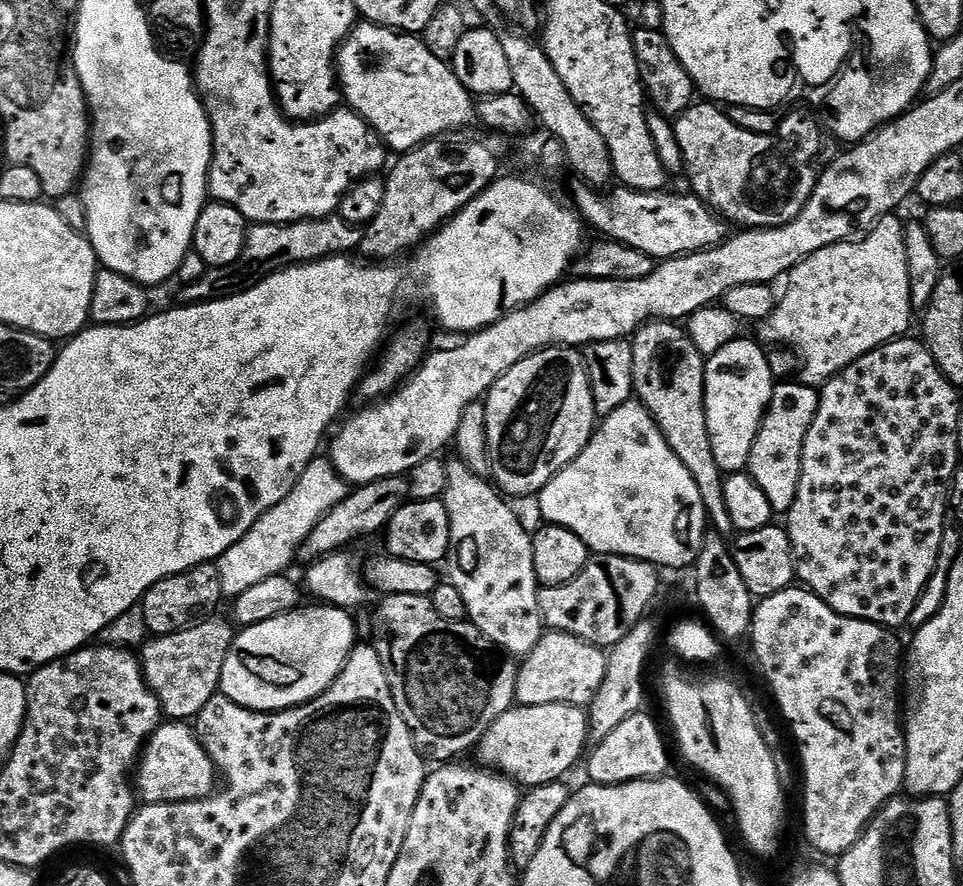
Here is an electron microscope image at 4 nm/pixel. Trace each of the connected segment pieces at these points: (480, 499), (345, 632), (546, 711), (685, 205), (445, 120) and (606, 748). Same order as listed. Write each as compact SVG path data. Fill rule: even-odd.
M458 458L447 461L448 477L443 502L446 514L450 514L450 546L446 557L448 564L447 579L462 593L466 602L468 620L486 638L508 653L513 658L523 658L538 646L546 625L538 606L538 581L534 570L534 550L532 549L531 531L524 529L522 521L516 517L509 501L485 477L474 474Z
M316 606L301 607L285 616L270 618L266 622L249 624L235 633L232 649L226 654L219 691L228 696L238 706L249 708L252 712L281 712L296 708L299 704L309 704L318 698L338 678L353 648L358 643L356 624L349 613L342 608Z
M547 704L546 706L513 706L506 714L502 714L486 730L486 734L480 739L478 753L479 763L485 768L493 769L510 780L516 781L517 785L533 788L546 782L564 780L567 772L575 766L585 755L589 747L588 739L588 714L587 711L573 704Z
M580 186L576 192L575 211L589 229L597 228L601 237L642 250L642 254L650 254L658 262L713 248L726 238L725 221L697 196L671 196L668 190L633 192L623 186L617 189L617 192L605 194L595 188Z
M361 23L348 33L348 36L341 43L336 53L336 75L339 79L340 90L343 99L346 101L347 107L357 112L357 114L380 135L381 140L384 141L385 145L387 145L393 153L403 154L409 152L410 149L417 148L419 144L425 144L426 141L440 136L443 132L464 130L471 125L468 123L473 123L474 97L472 93L466 90L466 86L462 86L462 82L458 82L456 73L452 71L449 61L434 58L434 54L430 54L430 50L424 45L423 39L417 38L415 35L401 34L391 28L381 28L379 24Z
M645 714L626 718L622 726L614 726L600 744L591 749L587 779L593 784L625 784L631 780L655 780L663 777L668 768L668 752L660 737L660 728Z

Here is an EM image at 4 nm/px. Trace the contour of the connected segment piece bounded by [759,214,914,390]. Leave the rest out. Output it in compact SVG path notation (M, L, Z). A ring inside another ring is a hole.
M896 214L880 217L859 238L826 246L818 250L818 254L807 256L788 273L788 289L784 296L782 292L777 299L776 309L759 325L759 339L769 340L772 344L785 344L800 355L799 383L809 384L819 390L846 366L870 354L870 350L891 340L899 340L907 333L904 331L912 324L914 309L910 302L910 274L906 270L904 224L898 217Z

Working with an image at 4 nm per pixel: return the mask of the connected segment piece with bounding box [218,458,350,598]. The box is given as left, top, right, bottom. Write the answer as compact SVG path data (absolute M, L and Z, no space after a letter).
M317 458L309 462L302 470L298 482L294 482L294 490L290 490L290 494L286 494L278 506L270 506L270 510L266 510L262 518L258 518L258 522L254 522L250 530L242 534L242 538L238 538L238 542L234 542L226 554L220 556L218 567L224 597L241 596L250 590L250 586L263 582L265 578L285 575L310 530L314 530L316 523L327 512L334 510L334 506L338 506L338 502L342 502L349 491L348 481L340 477L331 459Z

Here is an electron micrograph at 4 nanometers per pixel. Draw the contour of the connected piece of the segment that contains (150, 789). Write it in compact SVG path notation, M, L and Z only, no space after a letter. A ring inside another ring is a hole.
M188 722L161 723L144 745L134 772L134 788L144 804L181 804L187 800L202 800L212 795L217 784L216 765L200 745L193 725Z

